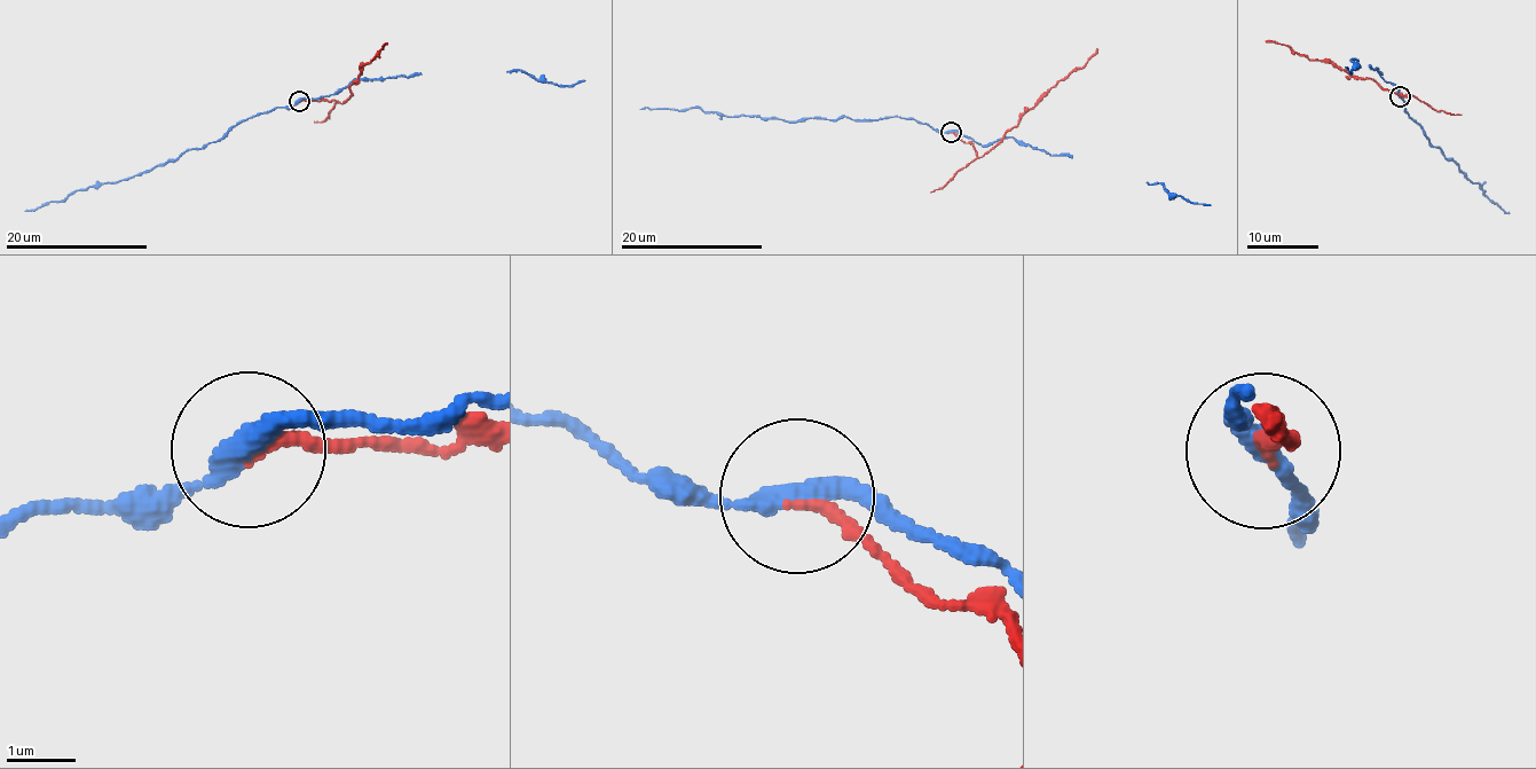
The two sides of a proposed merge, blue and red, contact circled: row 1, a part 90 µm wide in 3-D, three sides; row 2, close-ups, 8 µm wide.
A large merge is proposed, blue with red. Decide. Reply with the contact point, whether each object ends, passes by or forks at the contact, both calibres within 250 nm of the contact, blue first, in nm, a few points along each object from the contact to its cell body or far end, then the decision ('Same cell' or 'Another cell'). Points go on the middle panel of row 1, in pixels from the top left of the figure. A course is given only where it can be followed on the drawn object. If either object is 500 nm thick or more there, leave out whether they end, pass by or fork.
Place: (951, 132). At the ring blue passes by. At the ring red ends. Thickness 280 nm (blue) against 160 nm. Course of blue: (951, 132), (938, 132), (899, 116), (792, 122), (726, 117), (699, 108), (639, 108). Course of red: (951, 132), (970, 143), (982, 158), (1056, 84), (1086, 64), (1096, 48). Another cell

